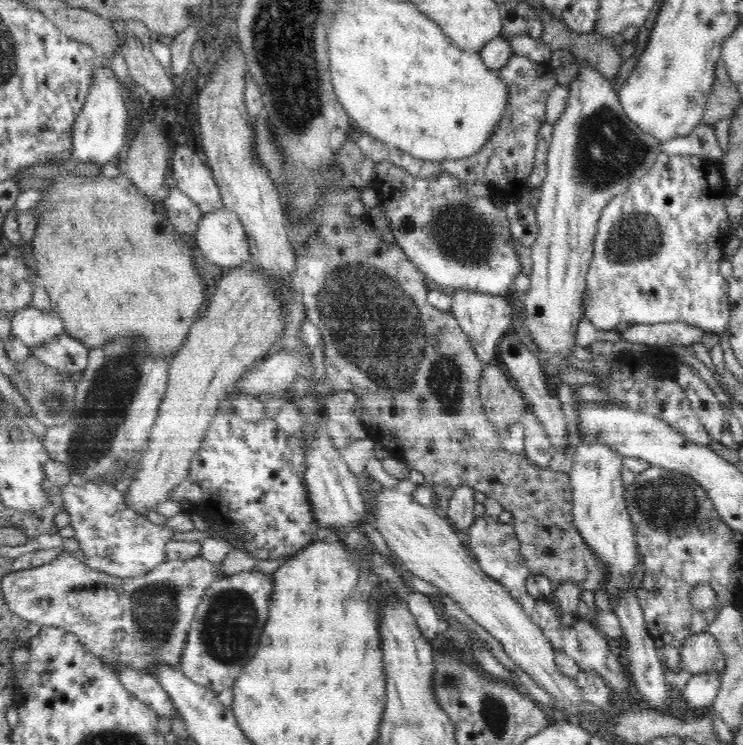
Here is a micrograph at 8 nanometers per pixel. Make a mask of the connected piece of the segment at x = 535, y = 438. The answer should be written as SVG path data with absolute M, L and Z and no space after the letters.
M525 401L526 415L521 421L524 425L524 446L526 456L531 460L531 464L536 464L539 468L550 468L552 456L558 454L554 449L548 433L543 429L541 422L536 418L536 415L531 412L529 402Z

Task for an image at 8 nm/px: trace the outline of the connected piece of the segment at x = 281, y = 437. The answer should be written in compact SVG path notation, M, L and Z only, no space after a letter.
M221 409L192 459L188 479L171 493L169 500L180 502L182 513L198 513L212 518L214 525L210 530L220 532L218 538L248 540L245 543L230 542L232 549L252 552L259 560L294 555L313 542L312 537L317 530L316 519L308 503L308 487L304 483L306 459L300 444L298 436L282 432L274 419L267 417L250 422L241 419L232 409Z

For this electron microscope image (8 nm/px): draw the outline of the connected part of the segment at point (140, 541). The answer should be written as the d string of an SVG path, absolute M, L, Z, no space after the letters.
M85 481L82 486L71 483L60 488L63 505L74 528L74 547L86 556L84 564L118 578L142 576L168 561L166 544L176 532L166 525L152 524L147 517L124 505L123 494L109 481Z

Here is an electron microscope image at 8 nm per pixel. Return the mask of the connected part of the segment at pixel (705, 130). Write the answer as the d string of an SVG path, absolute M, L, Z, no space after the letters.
M704 123L697 124L686 136L660 142L659 149L667 155L696 155L720 162L724 152L714 129Z

